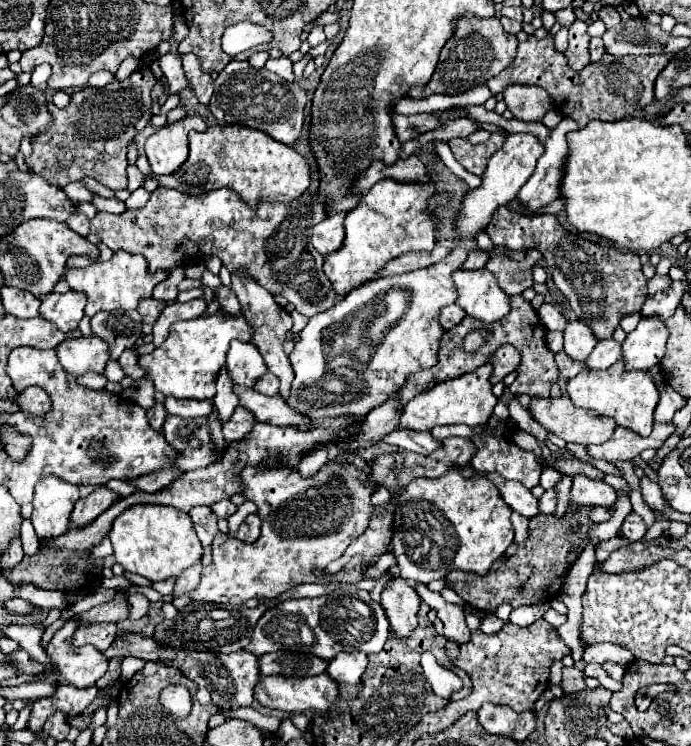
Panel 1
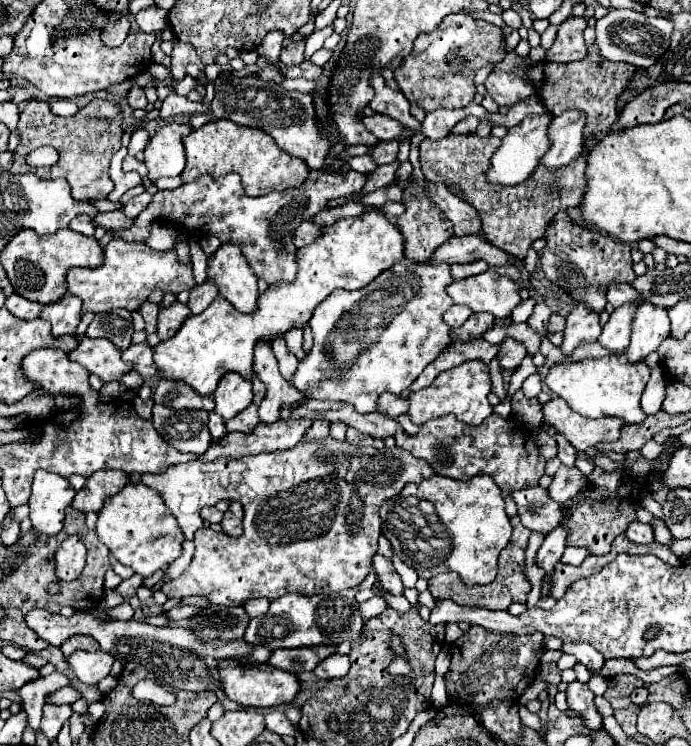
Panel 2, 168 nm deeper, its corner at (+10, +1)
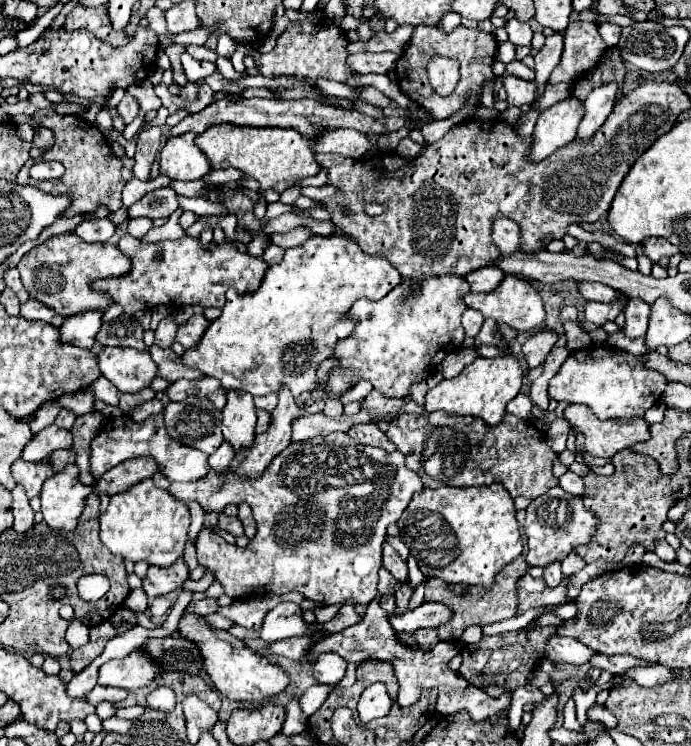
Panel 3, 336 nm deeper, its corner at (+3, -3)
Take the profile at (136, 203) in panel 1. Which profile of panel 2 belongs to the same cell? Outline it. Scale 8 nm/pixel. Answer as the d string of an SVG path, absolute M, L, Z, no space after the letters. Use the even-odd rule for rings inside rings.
M141 193L141 195L137 195L137 197L133 197L129 203L125 203L125 207L123 207L123 213L127 215L127 217L137 217L149 203L151 203L151 193Z

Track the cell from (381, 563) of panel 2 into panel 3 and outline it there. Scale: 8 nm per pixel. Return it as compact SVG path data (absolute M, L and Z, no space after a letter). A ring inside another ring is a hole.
M384 543L384 567L400 581L400 583L406 583L408 581L408 567L406 563L398 557L398 553L388 545Z

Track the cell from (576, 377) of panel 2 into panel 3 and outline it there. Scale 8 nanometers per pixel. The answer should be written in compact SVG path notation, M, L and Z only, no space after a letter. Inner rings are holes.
M596 347L570 353L560 371L550 379L550 399L564 403L582 403L596 411L598 419L644 417L644 411L656 405L666 389L666 379L658 371L644 369L642 361L630 353Z

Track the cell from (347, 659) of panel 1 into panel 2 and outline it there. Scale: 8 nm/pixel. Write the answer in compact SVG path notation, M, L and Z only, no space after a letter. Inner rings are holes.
M333 653L329 655L327 659L323 659L315 669L313 673L319 677L319 679L339 679L343 677L351 667L351 661L347 655L339 655L339 653Z

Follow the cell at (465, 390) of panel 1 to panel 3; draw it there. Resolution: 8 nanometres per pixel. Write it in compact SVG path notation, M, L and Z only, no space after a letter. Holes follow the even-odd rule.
M476 357L472 365L468 365L458 377L442 379L434 389L426 393L426 413L446 411L448 415L472 415L488 425L496 425L502 421L506 413L506 403L520 393L522 387L522 369L520 363L512 357Z

